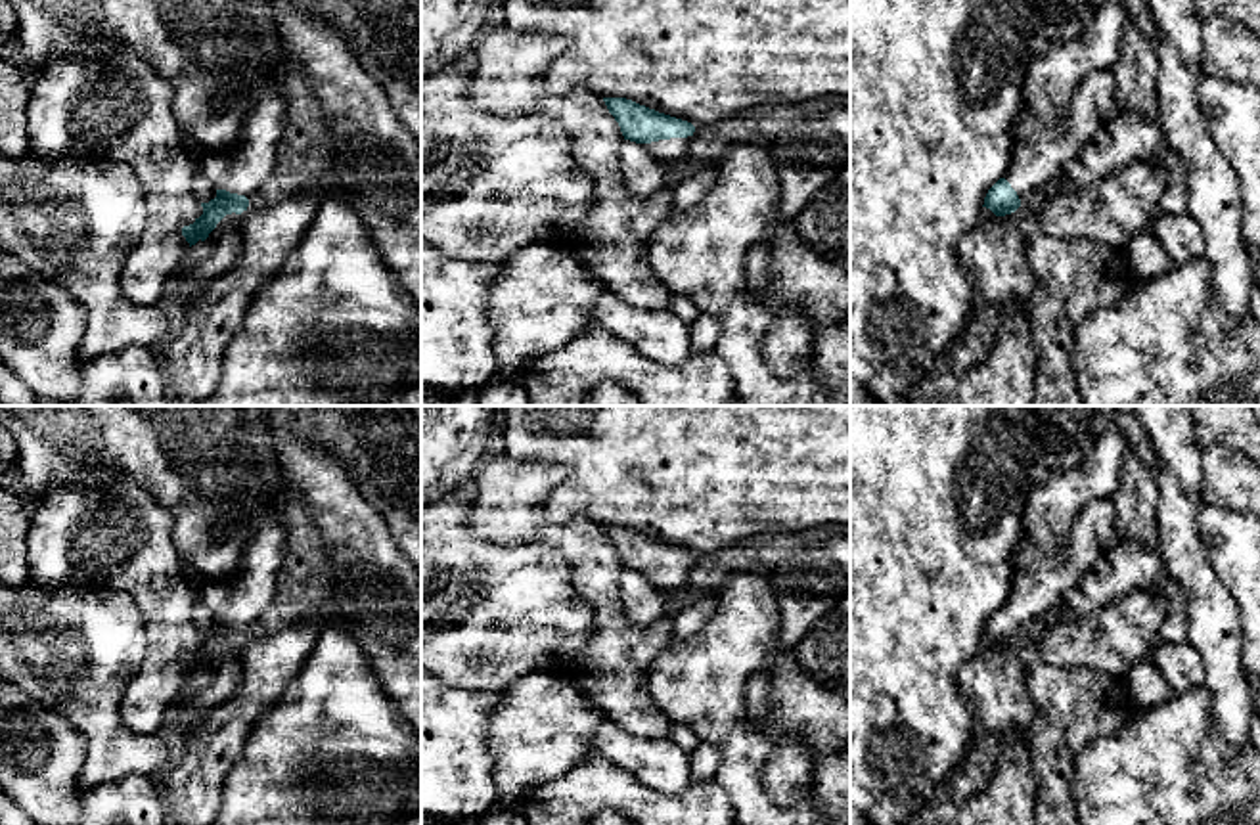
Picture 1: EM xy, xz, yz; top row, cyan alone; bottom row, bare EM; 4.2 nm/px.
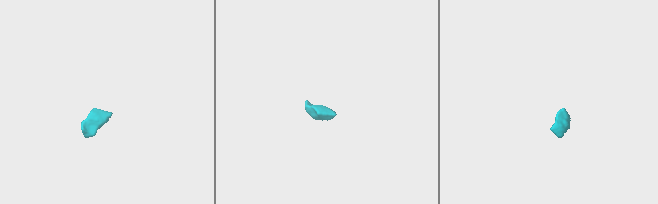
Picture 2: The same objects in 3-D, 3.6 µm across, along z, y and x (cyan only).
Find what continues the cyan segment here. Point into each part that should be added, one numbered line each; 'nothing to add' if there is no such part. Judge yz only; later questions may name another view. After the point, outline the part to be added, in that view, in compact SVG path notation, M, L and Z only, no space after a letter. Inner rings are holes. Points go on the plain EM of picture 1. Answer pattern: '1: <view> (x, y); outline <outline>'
1: yz (1040, 580); outline M1101 498L1080 511L1057 553L1042 551L1026 536L1021 540L1013 559L1011 591L1003 603L1021 632L1030 620L1051 620L1057 614L1063 597L1080 586L1105 551L1114 523L1111 498Z

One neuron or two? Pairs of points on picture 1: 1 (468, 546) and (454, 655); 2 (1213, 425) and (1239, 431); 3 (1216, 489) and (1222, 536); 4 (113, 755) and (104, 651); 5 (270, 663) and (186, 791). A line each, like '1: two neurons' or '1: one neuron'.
1: one neuron
2: one neuron
3: two neurons
4: one neuron
5: one neuron

